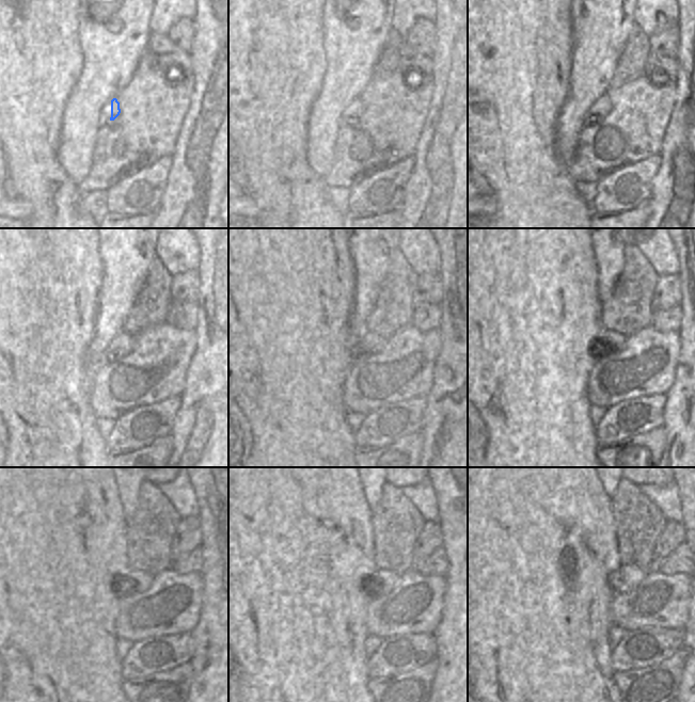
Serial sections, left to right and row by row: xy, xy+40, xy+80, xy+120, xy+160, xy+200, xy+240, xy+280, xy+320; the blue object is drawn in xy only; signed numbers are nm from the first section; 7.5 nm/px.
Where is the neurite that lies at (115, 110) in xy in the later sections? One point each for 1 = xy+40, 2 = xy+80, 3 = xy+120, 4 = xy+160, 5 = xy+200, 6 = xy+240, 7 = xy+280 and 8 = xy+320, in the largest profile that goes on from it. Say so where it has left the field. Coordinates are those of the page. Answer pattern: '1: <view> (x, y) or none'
1: xy+40 (356, 106)
2: xy+80 (601, 107)
3: xy+120 (122, 345)
4: xy+160 (358, 351)
5: xy+200 (607, 341)
6: xy+240 (132, 581)
7: xy+280 (379, 583)
8: xy+320 (626, 578)

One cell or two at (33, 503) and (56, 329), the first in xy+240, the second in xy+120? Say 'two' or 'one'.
one

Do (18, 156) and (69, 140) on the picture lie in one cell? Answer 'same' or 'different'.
different

